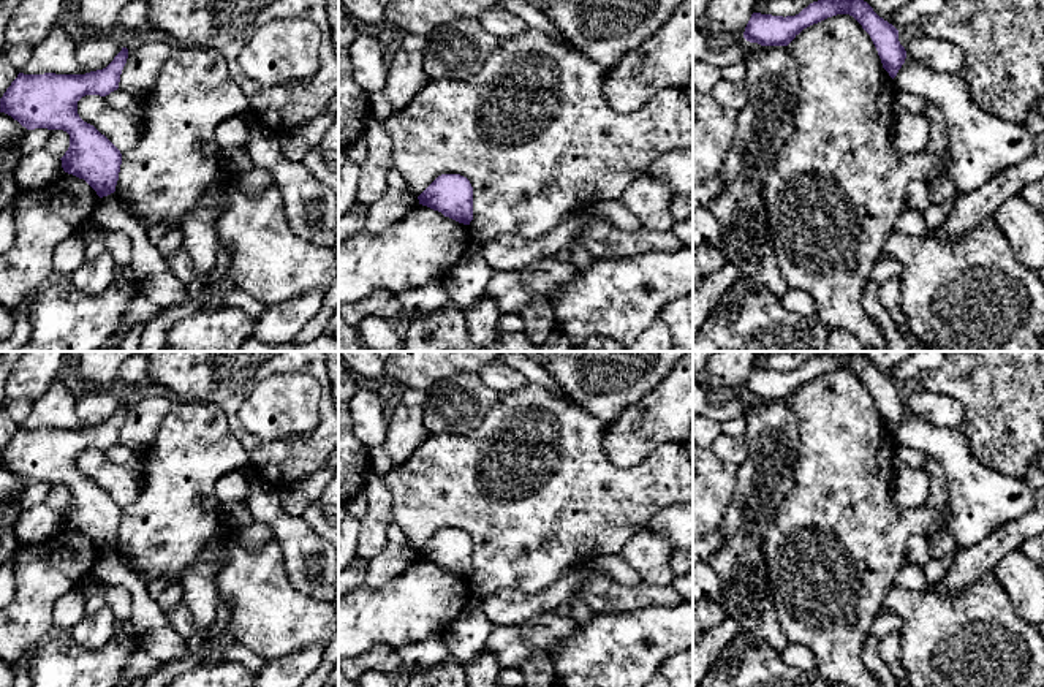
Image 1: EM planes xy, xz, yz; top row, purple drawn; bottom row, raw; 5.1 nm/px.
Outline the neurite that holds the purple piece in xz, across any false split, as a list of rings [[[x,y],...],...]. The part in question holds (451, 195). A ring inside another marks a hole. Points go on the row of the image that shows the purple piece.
[[[460,174],[438,176],[419,196],[419,204],[441,212],[459,223],[473,220],[473,187]]]

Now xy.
[[[122,47],[122,51],[106,68],[85,74],[19,73],[0,98],[0,112],[11,116],[27,130],[47,128],[66,131],[70,135],[70,147],[60,158],[62,168],[65,173],[84,179],[100,198],[115,192],[122,165],[122,154],[93,125],[84,122],[79,117],[78,101],[85,95],[106,97],[111,92],[117,90],[127,59],[128,49]]]

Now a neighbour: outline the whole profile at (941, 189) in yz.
[[[946,169],[936,179],[927,182],[927,190],[933,204],[941,204],[957,193],[955,184]]]

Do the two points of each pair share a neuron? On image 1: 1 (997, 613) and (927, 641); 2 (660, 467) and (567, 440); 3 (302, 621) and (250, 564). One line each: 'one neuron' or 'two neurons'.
1: one neuron
2: one neuron
3: one neuron

